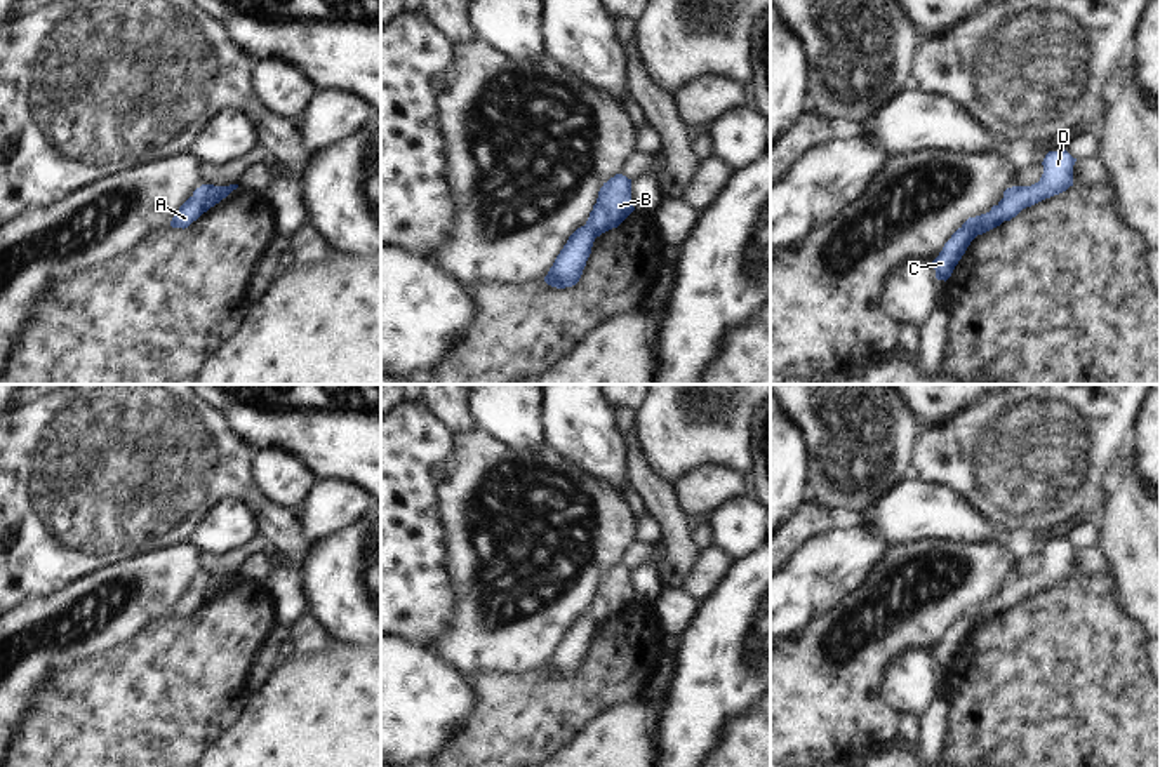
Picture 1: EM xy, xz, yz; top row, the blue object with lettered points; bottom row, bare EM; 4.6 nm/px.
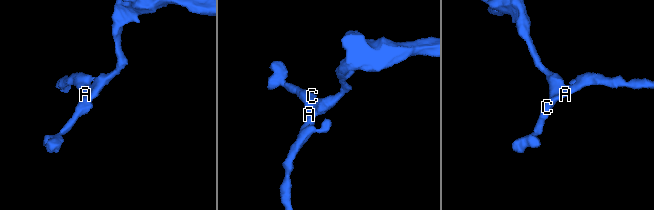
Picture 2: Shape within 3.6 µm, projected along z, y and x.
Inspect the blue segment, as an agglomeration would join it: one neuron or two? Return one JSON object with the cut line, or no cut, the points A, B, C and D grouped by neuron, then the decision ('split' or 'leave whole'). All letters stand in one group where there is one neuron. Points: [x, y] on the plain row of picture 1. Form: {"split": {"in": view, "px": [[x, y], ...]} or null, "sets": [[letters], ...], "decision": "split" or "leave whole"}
{"split": null, "sets": [["A", "B", "C", "D"]], "decision": "leave whole"}

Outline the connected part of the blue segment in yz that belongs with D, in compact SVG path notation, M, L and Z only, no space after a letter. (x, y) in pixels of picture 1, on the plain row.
M1064 537L1049 541L1042 551L1043 564L1031 576L1012 576L1003 581L1003 588L990 602L969 607L944 633L939 645L932 650L937 670L948 670L965 644L970 631L1003 610L1010 610L1023 598L1031 597L1045 588L1059 584L1073 576L1073 548Z

